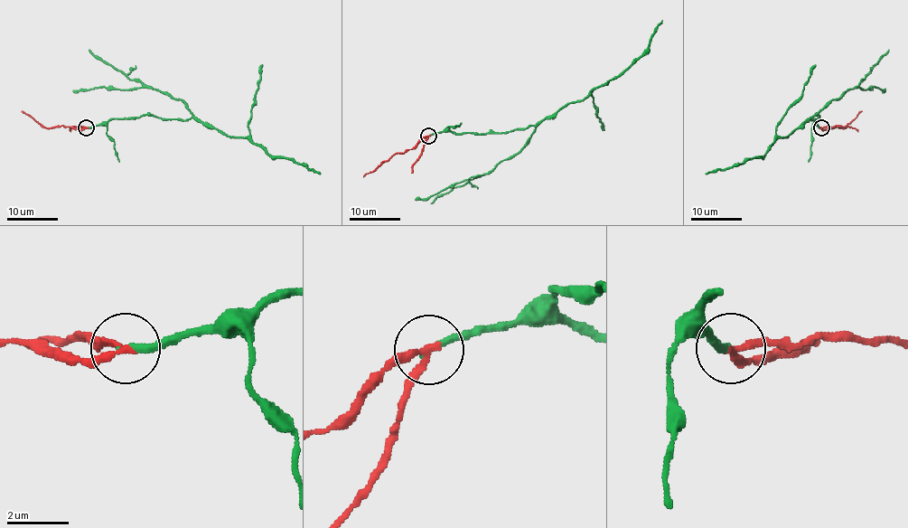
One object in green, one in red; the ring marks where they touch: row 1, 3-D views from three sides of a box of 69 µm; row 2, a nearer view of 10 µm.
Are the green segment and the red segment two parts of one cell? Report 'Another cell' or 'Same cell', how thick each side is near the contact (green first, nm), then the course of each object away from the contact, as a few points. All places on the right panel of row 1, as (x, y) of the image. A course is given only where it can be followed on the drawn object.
Another cell. Thickness 170 nm (green) against 220 nm. Course of green: (820, 127), (817, 125), (819, 115), (788, 136), (779, 137), (763, 155), (705, 173). Course of red: (820, 127), (823, 130), (835, 126), (845, 127), (861, 110)

